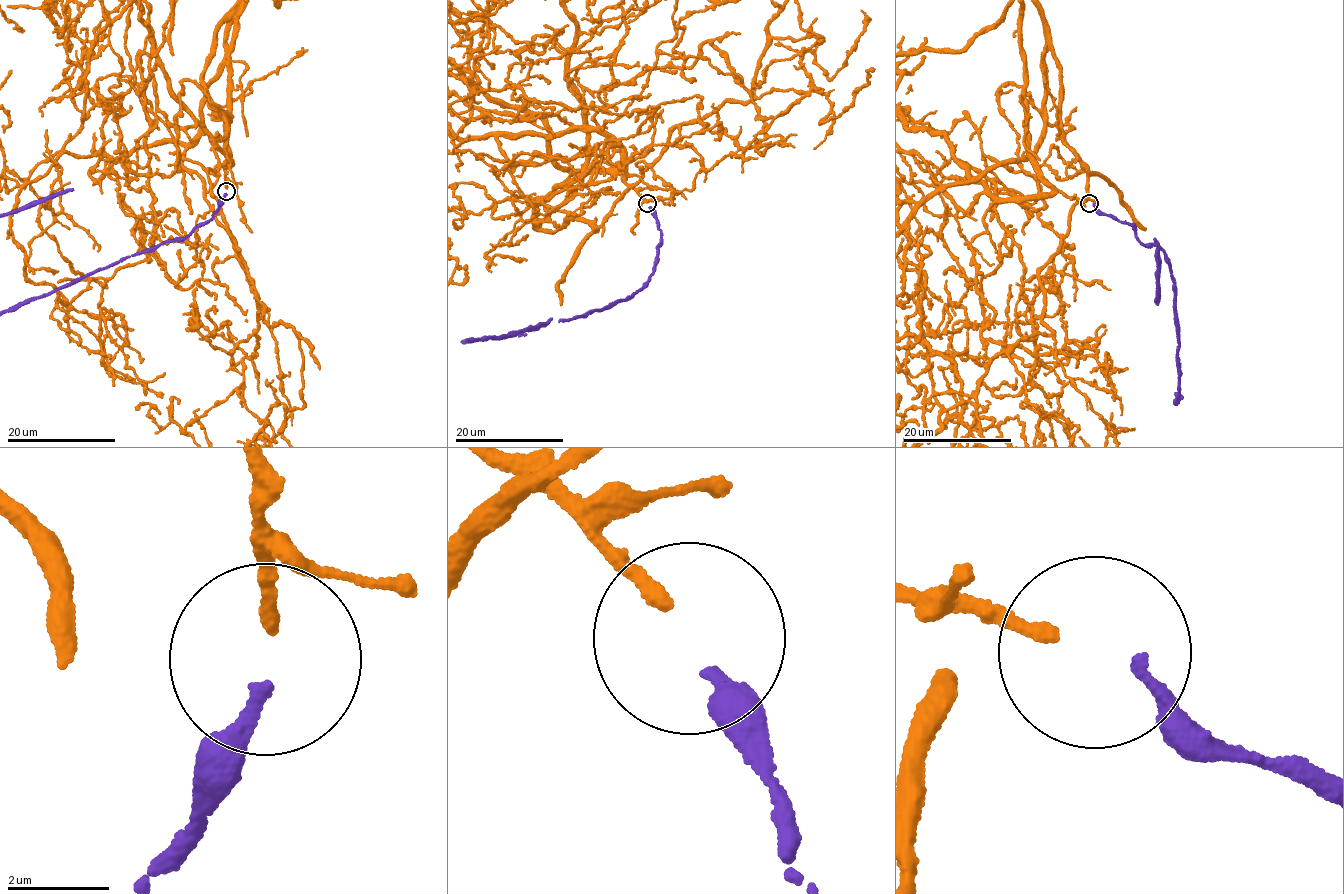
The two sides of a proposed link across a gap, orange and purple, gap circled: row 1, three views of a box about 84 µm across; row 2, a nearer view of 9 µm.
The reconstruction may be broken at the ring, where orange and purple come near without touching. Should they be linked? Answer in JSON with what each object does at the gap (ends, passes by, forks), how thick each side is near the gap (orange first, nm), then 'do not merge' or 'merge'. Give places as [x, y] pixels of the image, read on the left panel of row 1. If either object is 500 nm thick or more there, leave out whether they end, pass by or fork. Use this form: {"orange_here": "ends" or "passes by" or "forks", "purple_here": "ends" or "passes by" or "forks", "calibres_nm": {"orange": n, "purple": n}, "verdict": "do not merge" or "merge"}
{"orange_here": "ends", "purple_here": "ends", "calibres_nm": {"orange": 280, "purple": 280}, "verdict": "merge"}

